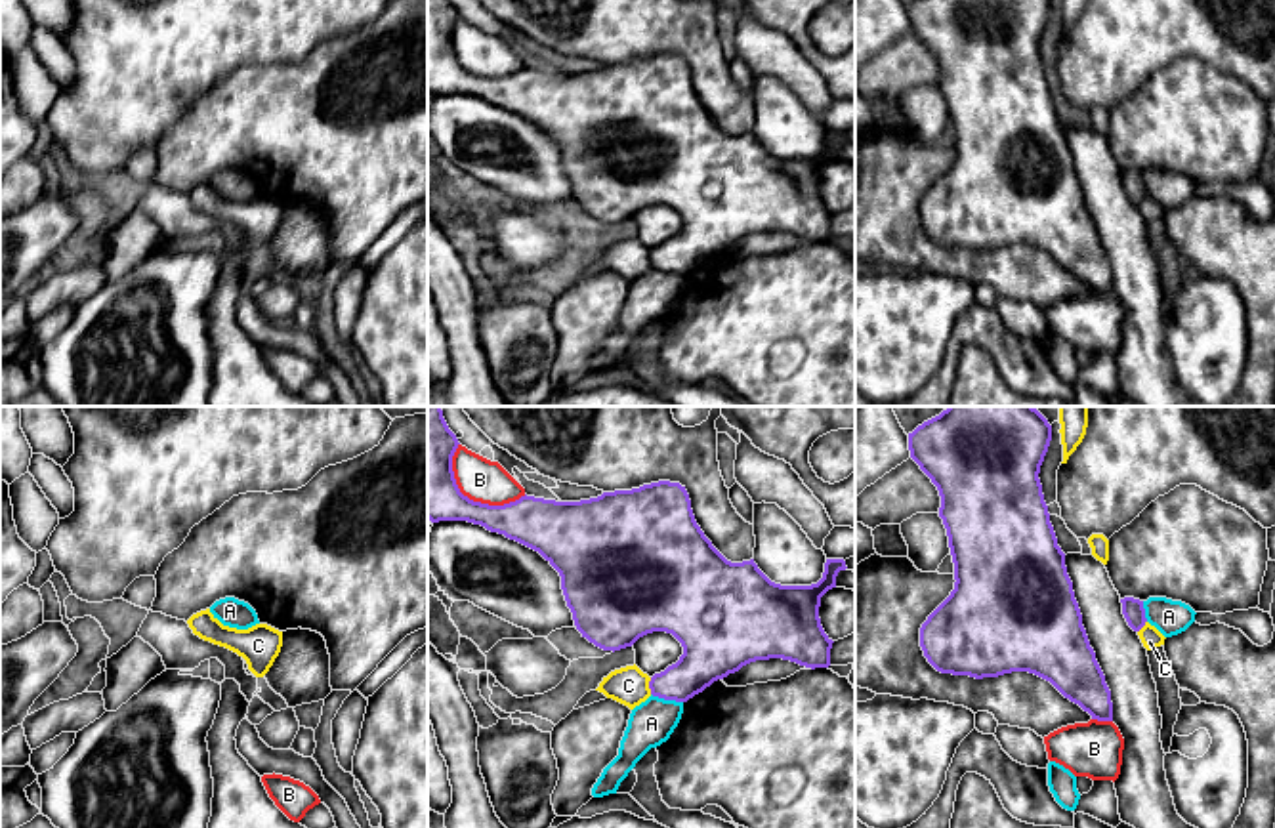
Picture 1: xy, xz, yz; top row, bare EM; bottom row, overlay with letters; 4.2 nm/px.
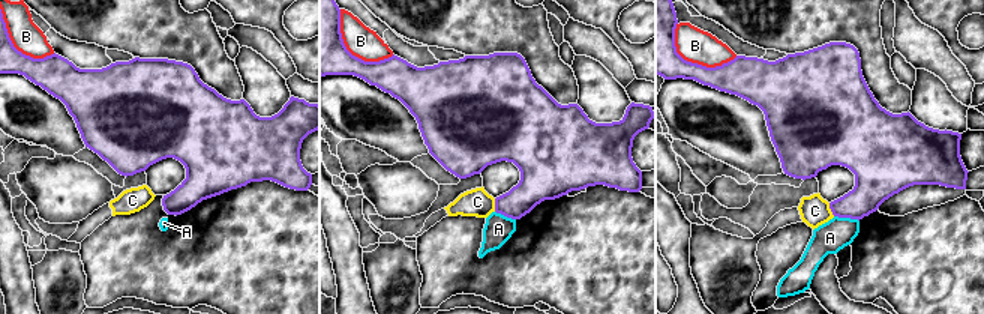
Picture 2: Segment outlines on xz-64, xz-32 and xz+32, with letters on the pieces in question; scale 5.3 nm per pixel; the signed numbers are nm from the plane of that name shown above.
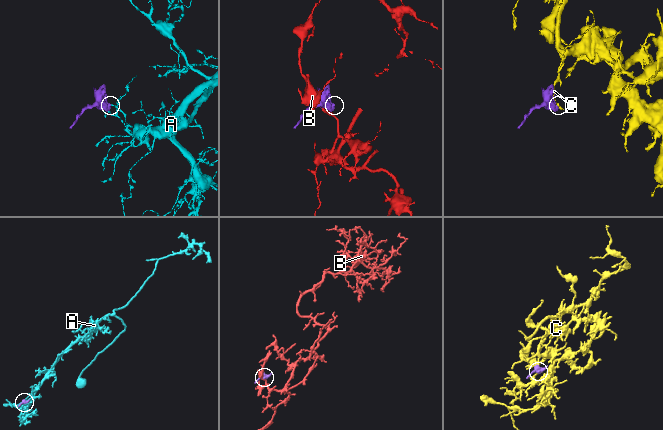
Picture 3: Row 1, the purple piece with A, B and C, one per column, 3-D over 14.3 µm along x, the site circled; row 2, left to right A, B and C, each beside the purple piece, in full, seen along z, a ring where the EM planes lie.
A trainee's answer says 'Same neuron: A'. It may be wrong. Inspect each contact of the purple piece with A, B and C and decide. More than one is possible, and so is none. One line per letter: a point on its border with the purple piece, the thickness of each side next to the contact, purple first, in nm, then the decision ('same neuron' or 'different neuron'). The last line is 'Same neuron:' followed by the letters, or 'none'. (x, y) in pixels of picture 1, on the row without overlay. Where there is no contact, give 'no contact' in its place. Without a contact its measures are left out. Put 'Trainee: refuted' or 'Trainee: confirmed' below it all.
A: meets purple in xz at (667, 271); 220 nm thick on the purple side, 190 nm on the other; different neuron
B: meets purple in xz at (468, 71); 240 nm thick on the purple side, 180 nm on the other; different neuron
C: meets purple in xz at (649, 258); 190 nm thick on the purple side, 160 nm on the other; different neuron
Same neuron: none
Trainee: refuted

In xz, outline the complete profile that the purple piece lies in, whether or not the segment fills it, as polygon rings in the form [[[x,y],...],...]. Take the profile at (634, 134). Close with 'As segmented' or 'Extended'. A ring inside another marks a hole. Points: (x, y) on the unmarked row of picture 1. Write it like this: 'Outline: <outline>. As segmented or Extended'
Outline: [[[428,0],[428,92],[468,93],[491,105],[504,107],[538,124],[561,149],[561,162],[573,185],[576,202],[603,223],[632,219],[653,204],[672,206],[683,219],[683,227],[649,254],[653,269],[687,275],[714,254],[739,244],[756,233],[783,231],[805,240],[828,240],[832,212],[819,191],[821,170],[836,160],[836,149],[846,143],[844,132],[826,132],[823,151],[811,158],[781,158],[771,155],[754,135],[727,134],[704,109],[695,93],[691,72],[679,55],[658,53],[632,63],[603,65],[580,74],[555,74],[521,69],[504,78],[489,78],[464,69],[452,44],[452,29],[458,11],[449,0]]]. As segmented

